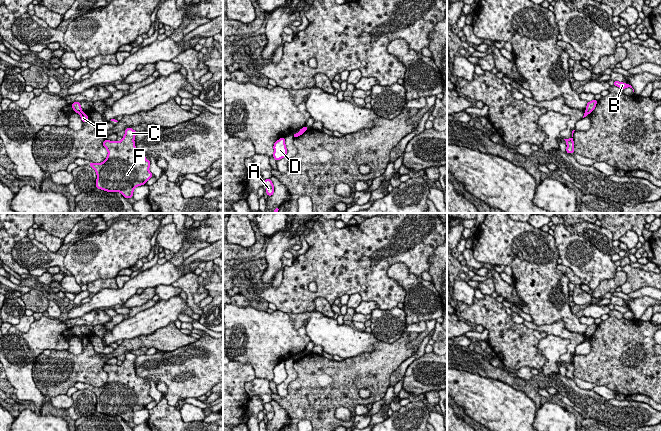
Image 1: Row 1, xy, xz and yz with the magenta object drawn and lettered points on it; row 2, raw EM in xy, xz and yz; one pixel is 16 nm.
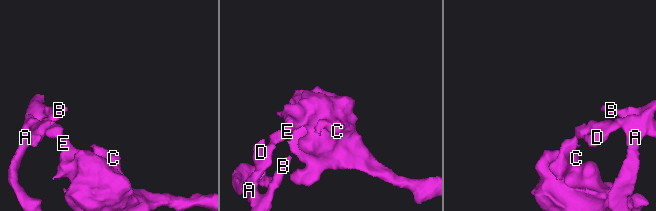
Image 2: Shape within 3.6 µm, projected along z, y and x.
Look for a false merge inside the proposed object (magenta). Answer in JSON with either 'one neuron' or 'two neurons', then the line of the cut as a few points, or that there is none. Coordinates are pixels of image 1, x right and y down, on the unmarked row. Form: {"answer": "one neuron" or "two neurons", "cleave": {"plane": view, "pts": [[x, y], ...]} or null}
{"answer": "two neurons", "cleave": {"plane": "xy", "pts": [[81, 335], [79, 337]]}}

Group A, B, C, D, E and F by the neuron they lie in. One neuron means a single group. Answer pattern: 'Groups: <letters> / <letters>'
Groups: A B D / C E F

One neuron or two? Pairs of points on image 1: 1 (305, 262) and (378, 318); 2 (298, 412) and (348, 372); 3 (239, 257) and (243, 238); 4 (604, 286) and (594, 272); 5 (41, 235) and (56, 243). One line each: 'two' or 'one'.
1: two
2: one
3: two
4: two
5: one

